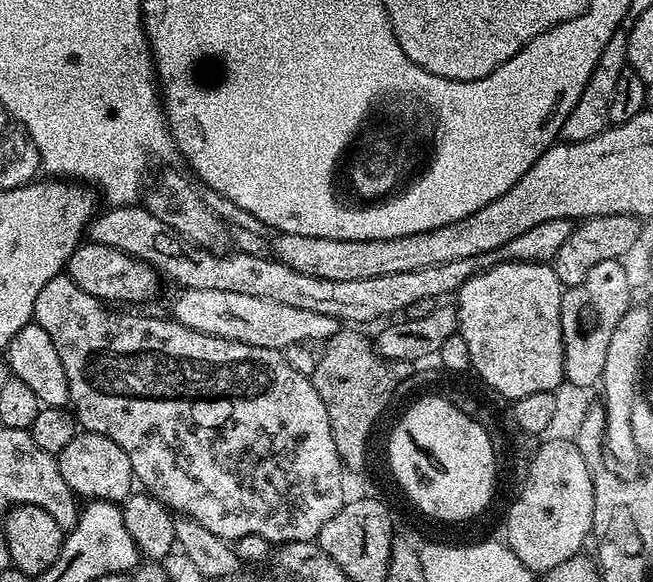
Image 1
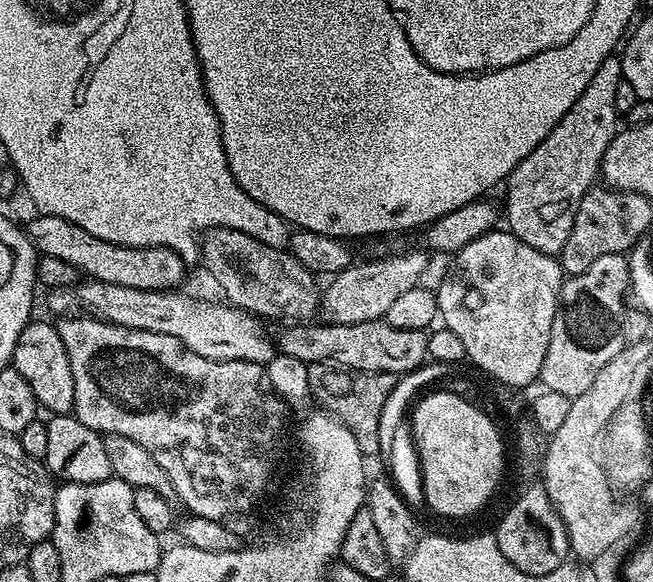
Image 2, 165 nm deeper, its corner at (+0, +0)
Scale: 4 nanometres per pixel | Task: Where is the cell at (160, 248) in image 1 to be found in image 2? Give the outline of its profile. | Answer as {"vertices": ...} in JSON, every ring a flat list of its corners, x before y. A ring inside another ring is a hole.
{"vertices":[[39,214,33,215,33,217,33,220,26,224,26,231,28,237,32,239,32,245,36,248,37,253,40,256,62,258,62,262,74,266,77,273,83,274,85,277,101,280,102,282,114,282,114,286,130,286,134,290,154,290,155,292,176,290,183,285,180,283,184,280,186,261,174,250,169,248,131,248,130,246,122,246,114,242,106,242,102,238,94,238,94,234,90,234,90,230,82,230,82,226,78,226,66,218,41,216]]}

